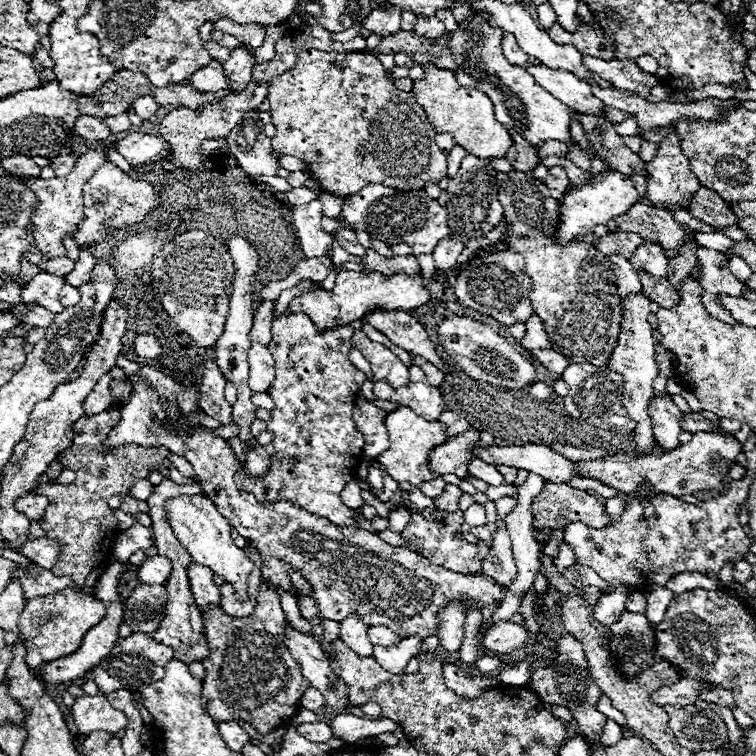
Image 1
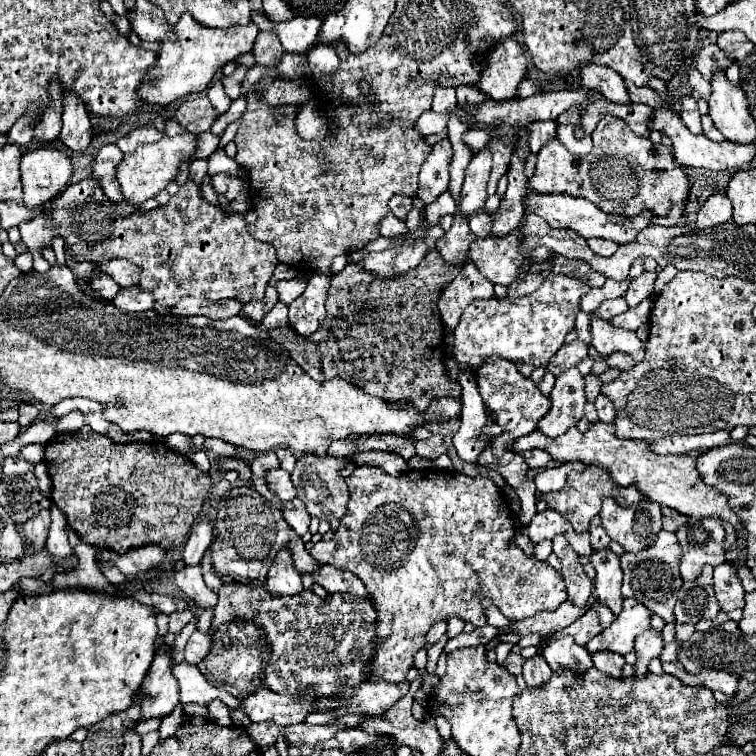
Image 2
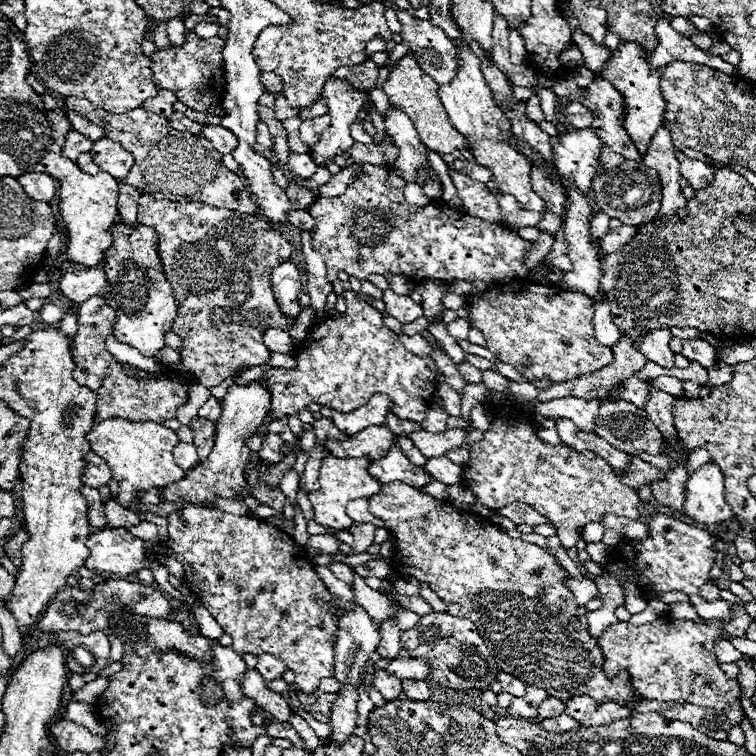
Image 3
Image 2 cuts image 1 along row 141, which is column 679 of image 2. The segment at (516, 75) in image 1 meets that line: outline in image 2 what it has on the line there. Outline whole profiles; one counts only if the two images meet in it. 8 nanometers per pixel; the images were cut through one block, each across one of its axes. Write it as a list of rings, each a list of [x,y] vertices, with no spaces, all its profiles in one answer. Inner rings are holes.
[[[688,516],[686,524],[676,530],[682,548],[680,574],[684,580],[694,580],[704,564],[724,562],[724,526],[720,516]]]

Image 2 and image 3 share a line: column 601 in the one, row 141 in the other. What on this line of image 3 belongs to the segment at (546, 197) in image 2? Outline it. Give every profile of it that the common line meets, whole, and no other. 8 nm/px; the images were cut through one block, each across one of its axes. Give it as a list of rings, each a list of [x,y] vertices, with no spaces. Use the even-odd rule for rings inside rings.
[[[204,126],[202,132],[200,132],[200,136],[206,138],[206,140],[210,140],[212,146],[214,146],[220,154],[232,154],[234,146],[238,146],[236,136],[234,136],[230,130],[222,128],[222,126]]]

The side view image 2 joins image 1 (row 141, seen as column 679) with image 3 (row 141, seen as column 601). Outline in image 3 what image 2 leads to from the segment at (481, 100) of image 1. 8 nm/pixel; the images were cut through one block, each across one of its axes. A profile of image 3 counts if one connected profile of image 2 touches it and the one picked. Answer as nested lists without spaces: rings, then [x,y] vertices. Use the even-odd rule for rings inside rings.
[[[410,52],[402,60],[398,60],[398,64],[390,70],[390,78],[384,82],[382,90],[392,106],[402,108],[408,114],[418,136],[422,138],[422,144],[428,150],[434,150],[438,154],[448,154],[454,150],[468,148],[466,138],[450,124],[450,118],[438,98],[438,84],[428,74],[422,72],[422,68],[418,66],[418,62],[412,58]]]

